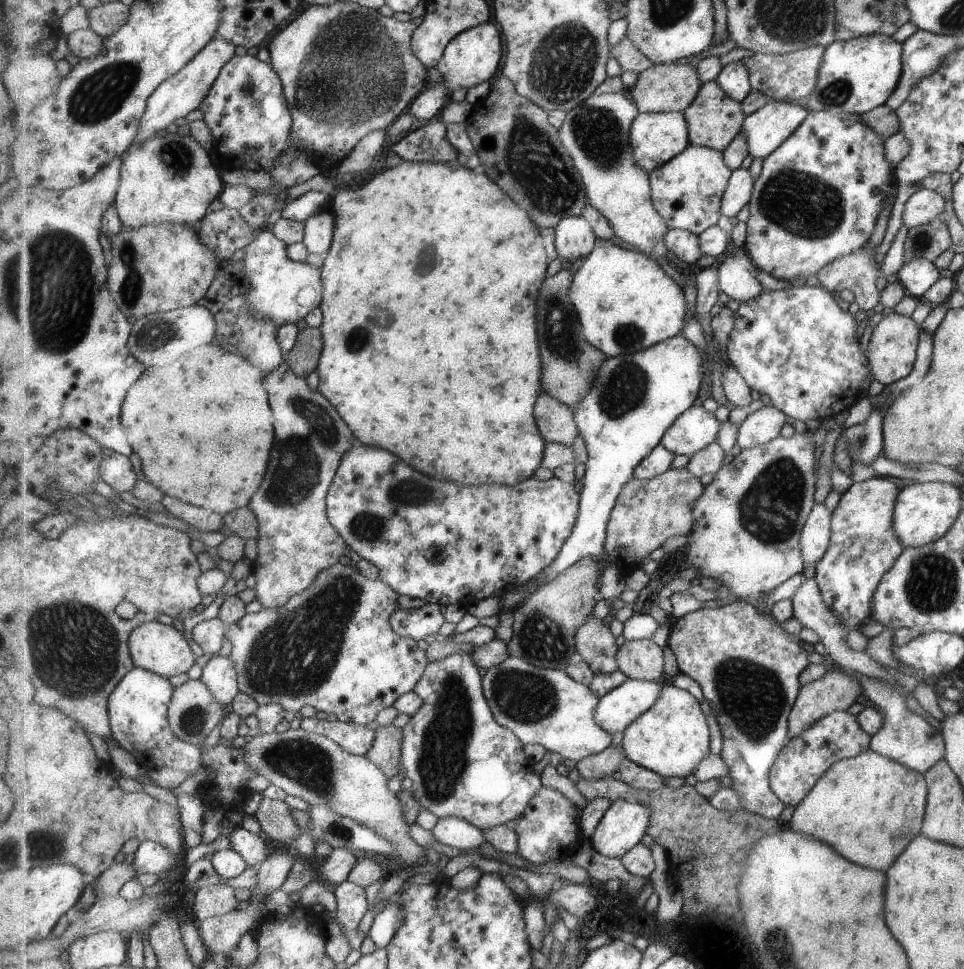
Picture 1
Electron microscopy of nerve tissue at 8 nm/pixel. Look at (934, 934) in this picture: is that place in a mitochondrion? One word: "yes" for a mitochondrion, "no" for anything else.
no

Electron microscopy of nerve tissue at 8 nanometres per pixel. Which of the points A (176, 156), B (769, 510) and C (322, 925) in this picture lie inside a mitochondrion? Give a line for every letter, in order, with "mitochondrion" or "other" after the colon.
A: mitochondrion
B: mitochondrion
C: other

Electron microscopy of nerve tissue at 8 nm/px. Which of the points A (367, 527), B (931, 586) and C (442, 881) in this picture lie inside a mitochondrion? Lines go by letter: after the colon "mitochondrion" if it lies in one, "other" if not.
A: mitochondrion
B: mitochondrion
C: other

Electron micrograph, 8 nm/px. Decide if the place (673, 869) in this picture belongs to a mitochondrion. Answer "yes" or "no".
no

